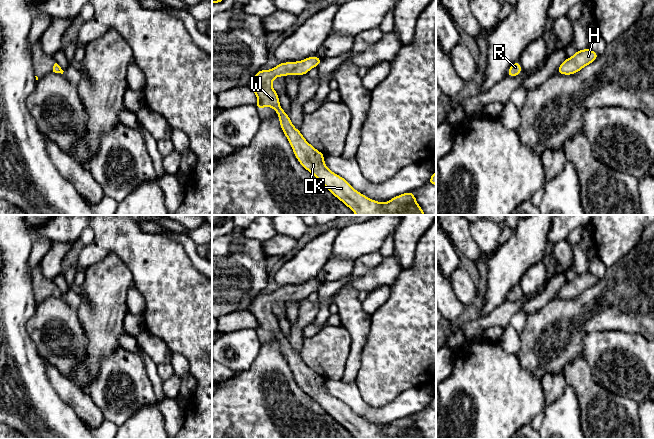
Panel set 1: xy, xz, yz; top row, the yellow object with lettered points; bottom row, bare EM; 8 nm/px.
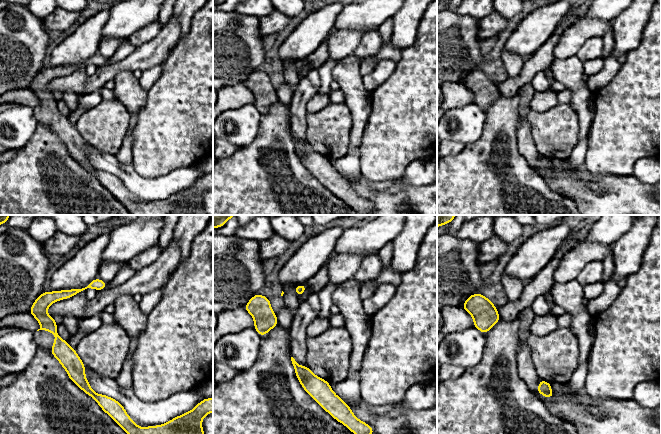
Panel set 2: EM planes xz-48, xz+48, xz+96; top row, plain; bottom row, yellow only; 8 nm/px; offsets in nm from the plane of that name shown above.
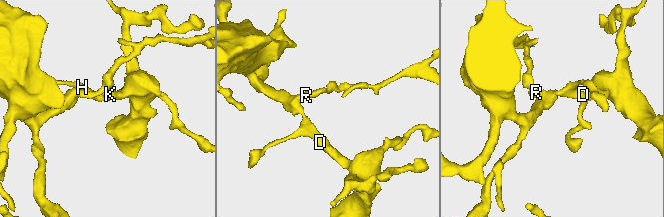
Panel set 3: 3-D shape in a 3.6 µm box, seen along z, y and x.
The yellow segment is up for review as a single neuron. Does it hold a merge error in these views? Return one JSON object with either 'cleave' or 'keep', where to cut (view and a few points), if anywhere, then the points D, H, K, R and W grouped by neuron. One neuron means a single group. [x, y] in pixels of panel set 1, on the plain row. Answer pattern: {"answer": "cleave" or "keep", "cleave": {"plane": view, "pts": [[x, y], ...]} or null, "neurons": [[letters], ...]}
{"answer": "keep", "cleave": null, "neurons": [["D", "H", "K", "R", "W"]]}

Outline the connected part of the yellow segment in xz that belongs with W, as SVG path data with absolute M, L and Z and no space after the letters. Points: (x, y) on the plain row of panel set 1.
M314 279L302 285L279 287L270 294L259 294L248 309L258 322L256 333L261 334L267 330L276 335L280 351L299 387L356 439L426 439L411 415L393 421L385 427L372 424L356 415L348 405L325 389L325 379L309 368L300 354L293 350L288 337L280 330L278 317L272 312L273 303L287 299L306 299L322 285L322 282Z

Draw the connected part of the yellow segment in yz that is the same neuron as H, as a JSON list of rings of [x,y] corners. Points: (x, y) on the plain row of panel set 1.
[[[590,272],[577,274],[572,281],[567,282],[561,287],[557,293],[557,297],[562,299],[578,297],[583,291],[593,287],[598,281],[599,278]]]

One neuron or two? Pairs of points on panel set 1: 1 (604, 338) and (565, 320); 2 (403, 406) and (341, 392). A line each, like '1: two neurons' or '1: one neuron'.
1: two neurons
2: one neuron

